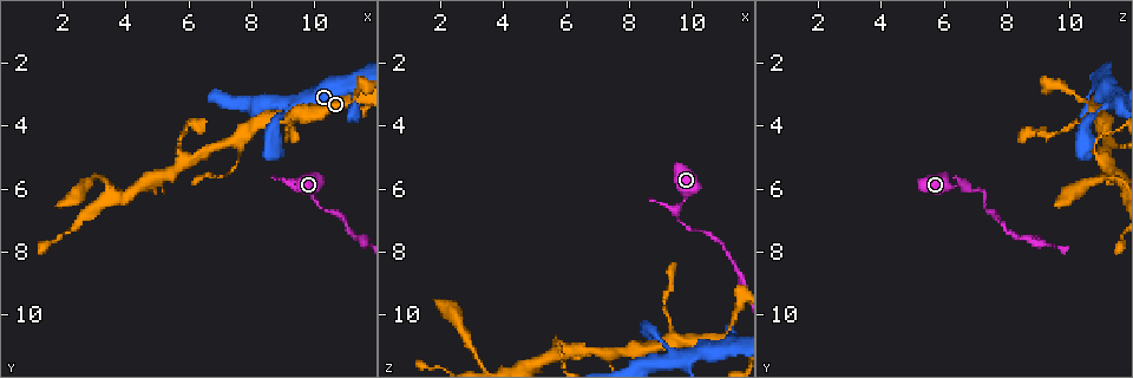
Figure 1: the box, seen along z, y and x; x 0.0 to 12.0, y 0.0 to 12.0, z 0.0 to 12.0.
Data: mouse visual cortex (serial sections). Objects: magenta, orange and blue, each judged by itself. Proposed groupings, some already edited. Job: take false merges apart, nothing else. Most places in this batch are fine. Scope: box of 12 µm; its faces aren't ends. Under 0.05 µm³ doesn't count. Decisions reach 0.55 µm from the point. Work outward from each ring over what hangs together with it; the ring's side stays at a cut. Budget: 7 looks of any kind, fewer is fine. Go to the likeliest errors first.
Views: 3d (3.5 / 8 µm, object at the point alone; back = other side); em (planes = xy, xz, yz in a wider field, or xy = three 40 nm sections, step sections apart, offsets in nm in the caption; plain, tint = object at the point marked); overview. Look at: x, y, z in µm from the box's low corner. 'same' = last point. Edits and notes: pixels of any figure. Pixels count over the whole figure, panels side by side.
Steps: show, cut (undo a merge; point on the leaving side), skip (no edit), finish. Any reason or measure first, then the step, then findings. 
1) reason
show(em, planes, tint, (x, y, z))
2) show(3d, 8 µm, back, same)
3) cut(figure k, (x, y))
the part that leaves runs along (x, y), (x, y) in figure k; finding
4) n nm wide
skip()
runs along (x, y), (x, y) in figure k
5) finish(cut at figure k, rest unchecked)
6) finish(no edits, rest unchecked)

abrupt turn
show(3d, 8 µm, (9.4, 5.9, 6.7))

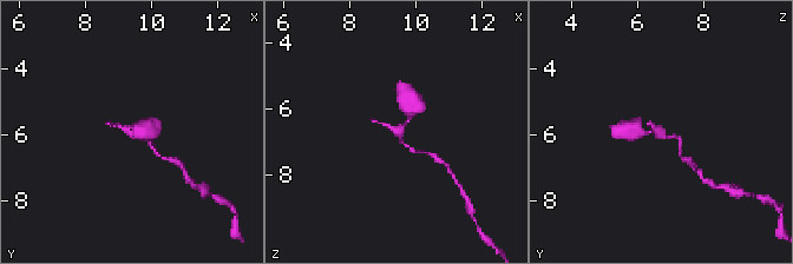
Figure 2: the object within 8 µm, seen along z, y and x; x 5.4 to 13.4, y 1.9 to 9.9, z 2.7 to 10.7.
closer look
show(3d, 3.5 µm, (9.4, 6.0, 6.7))

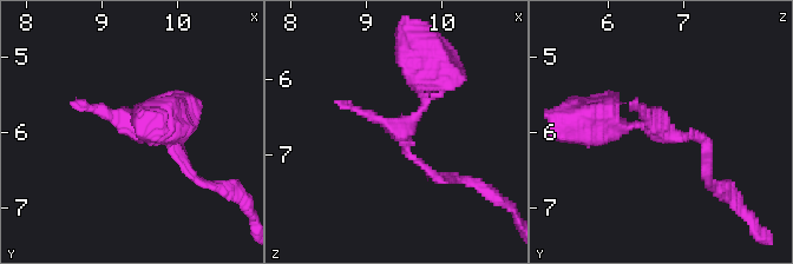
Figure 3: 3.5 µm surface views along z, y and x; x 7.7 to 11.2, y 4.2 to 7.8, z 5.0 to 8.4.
need the tissue
show(em, xy, step 5, tint, (9.50, 5.90, 6.65))

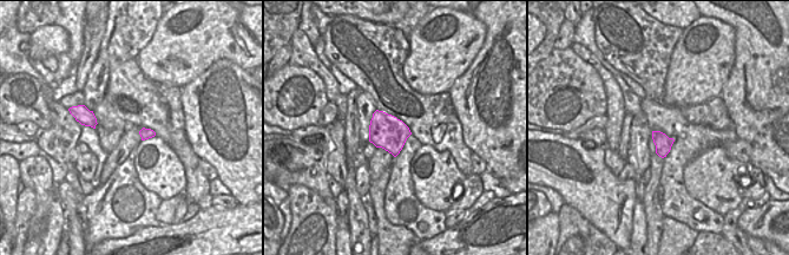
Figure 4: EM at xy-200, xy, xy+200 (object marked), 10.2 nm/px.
skip()
runs along (588, 123), (696, 133), (708, 151) in figure 3; all the same cell

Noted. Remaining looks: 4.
a fork
show(3d, 3.5 µm, (9.5, 3.7, 10.9))

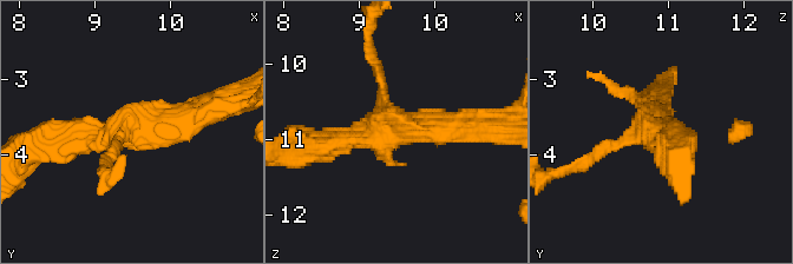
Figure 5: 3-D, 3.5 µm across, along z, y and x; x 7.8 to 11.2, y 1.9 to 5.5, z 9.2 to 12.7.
now the EM
show(em, xy, step 1, tint, (9.45, 3.70, 10.90))

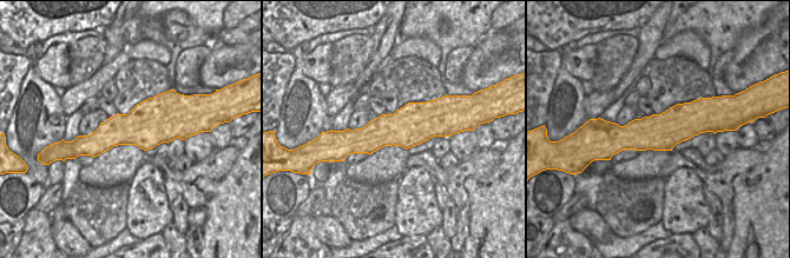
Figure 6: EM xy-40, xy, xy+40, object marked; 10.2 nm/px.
skip()
runs along (607, 125), (614, 132), (709, 128) in figure 6; all the same cell

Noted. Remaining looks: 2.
sharp bend
show(3d, 3.5 µm, (11.3, 3.1, 10.6))

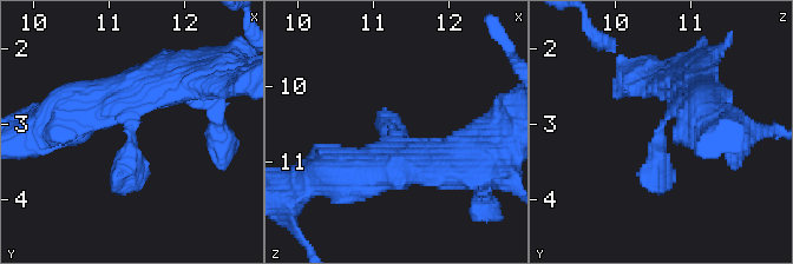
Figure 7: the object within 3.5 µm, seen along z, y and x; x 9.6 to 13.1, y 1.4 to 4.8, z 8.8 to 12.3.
now the EM
show(em, xy, step 5, tint, (11.30, 3.10, 10.55))

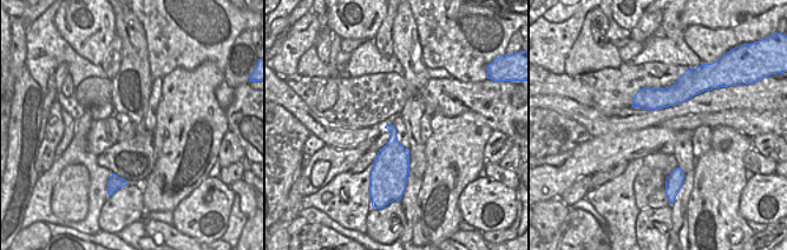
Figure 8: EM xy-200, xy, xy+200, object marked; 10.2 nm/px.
220 nm wide
skip()
runs along (705, 103), (662, 124), (659, 192) in figure 7; all the same cell

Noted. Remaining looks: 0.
finish(no edits, rest unchecked)

